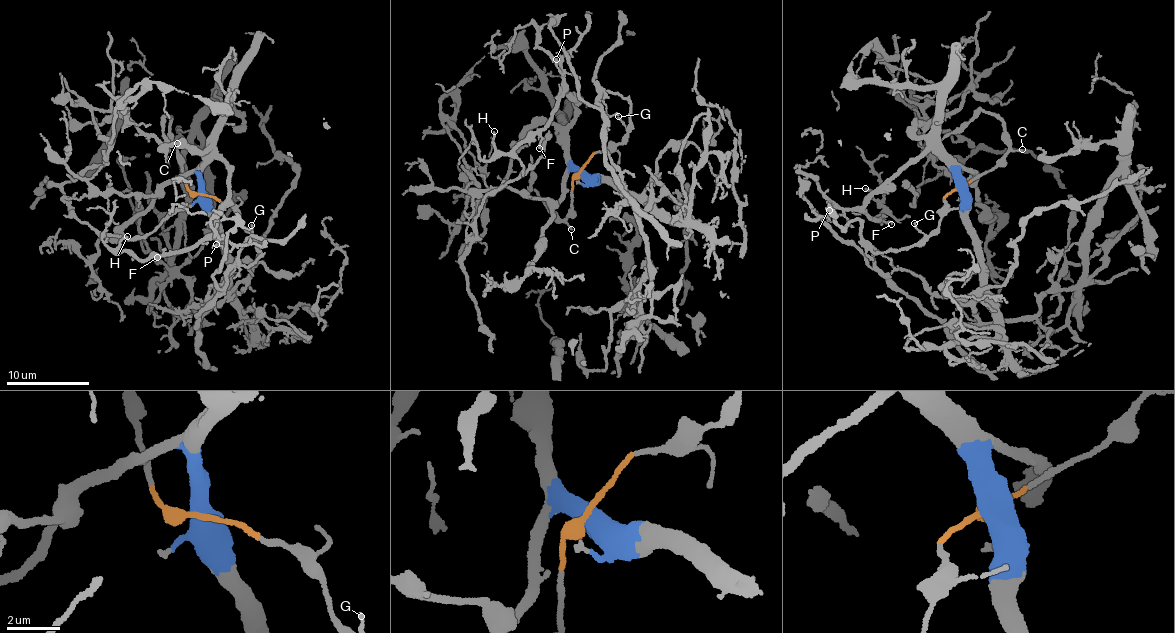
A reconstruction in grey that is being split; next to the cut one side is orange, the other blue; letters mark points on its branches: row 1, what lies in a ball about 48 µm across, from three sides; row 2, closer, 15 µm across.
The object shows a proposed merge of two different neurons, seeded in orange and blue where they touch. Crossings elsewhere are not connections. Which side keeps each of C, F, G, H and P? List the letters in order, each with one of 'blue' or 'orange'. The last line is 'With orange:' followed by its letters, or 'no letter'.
C: orange
F: blue
G: orange
H: blue
P: blue
With orange: C, G

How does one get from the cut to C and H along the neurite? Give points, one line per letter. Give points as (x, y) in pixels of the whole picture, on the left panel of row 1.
C: (200, 194), (185, 185), (175, 147), (177, 142)
H: (200, 194), (200, 176), (217, 156), (230, 187), (215, 230), (175, 253), (135, 258), (121, 250), (127, 236)

